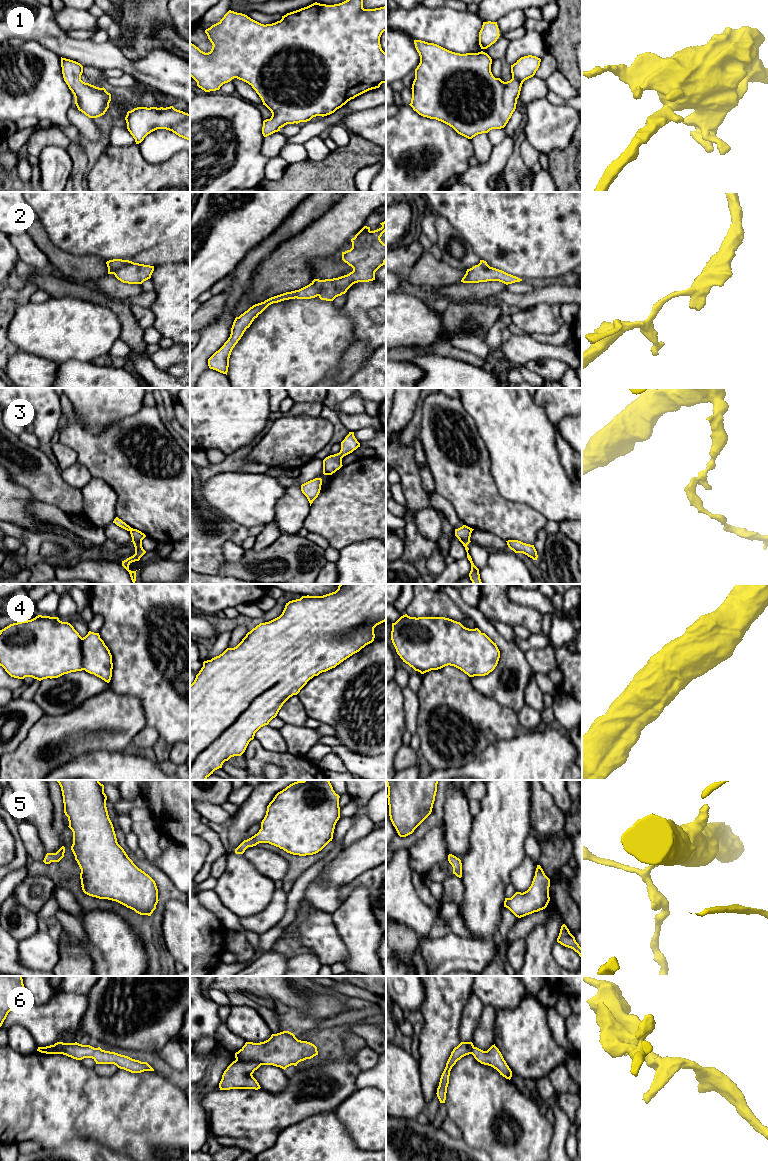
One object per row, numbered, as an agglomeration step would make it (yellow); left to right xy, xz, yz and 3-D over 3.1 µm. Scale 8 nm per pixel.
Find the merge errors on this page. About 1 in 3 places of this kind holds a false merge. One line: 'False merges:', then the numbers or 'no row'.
False merges: 2, 3, 6

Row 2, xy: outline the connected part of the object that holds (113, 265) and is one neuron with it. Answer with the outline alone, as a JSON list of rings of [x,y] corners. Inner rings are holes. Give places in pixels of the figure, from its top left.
[[[113,259],[106,262],[108,267],[108,274],[114,274],[119,268],[128,264],[129,260]]]

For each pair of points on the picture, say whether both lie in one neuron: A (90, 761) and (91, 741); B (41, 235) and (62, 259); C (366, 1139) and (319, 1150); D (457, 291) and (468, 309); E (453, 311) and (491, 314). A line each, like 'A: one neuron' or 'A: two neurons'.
A: two neurons
B: one neuron
C: two neurons
D: two neurons
E: one neuron

